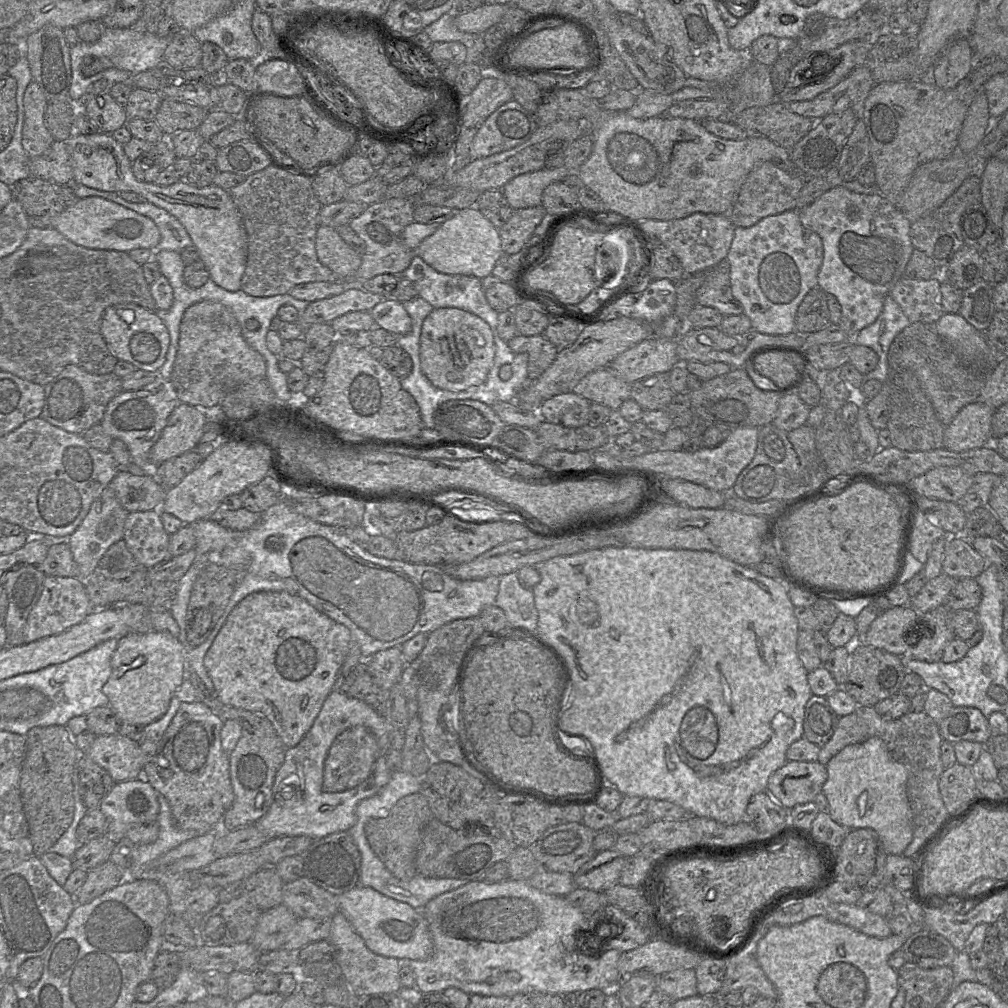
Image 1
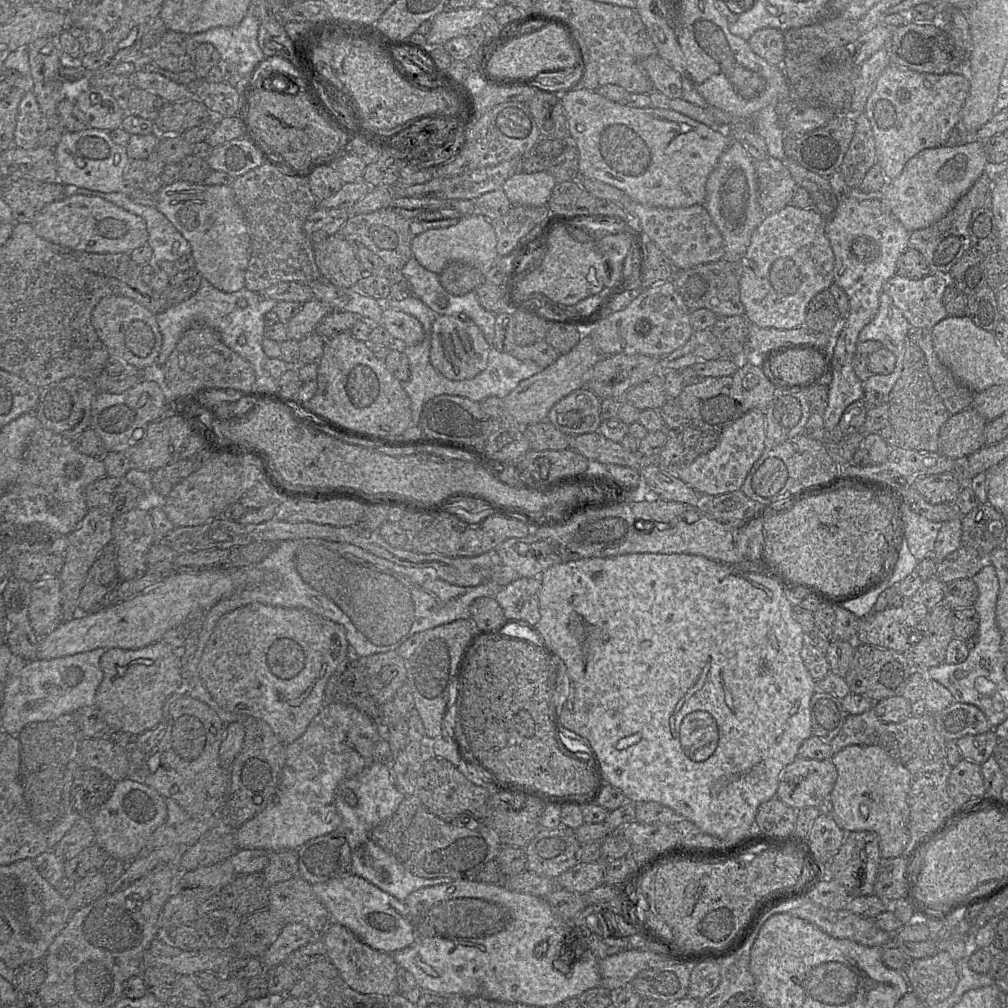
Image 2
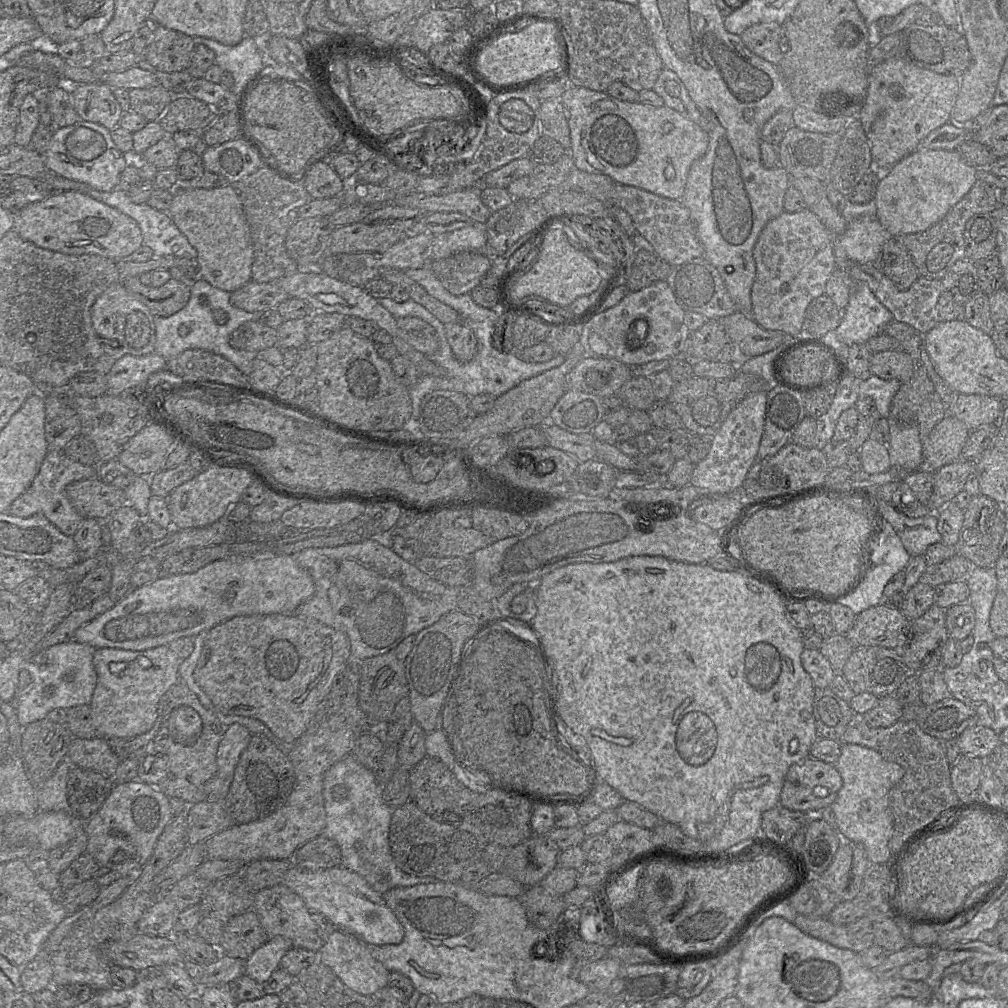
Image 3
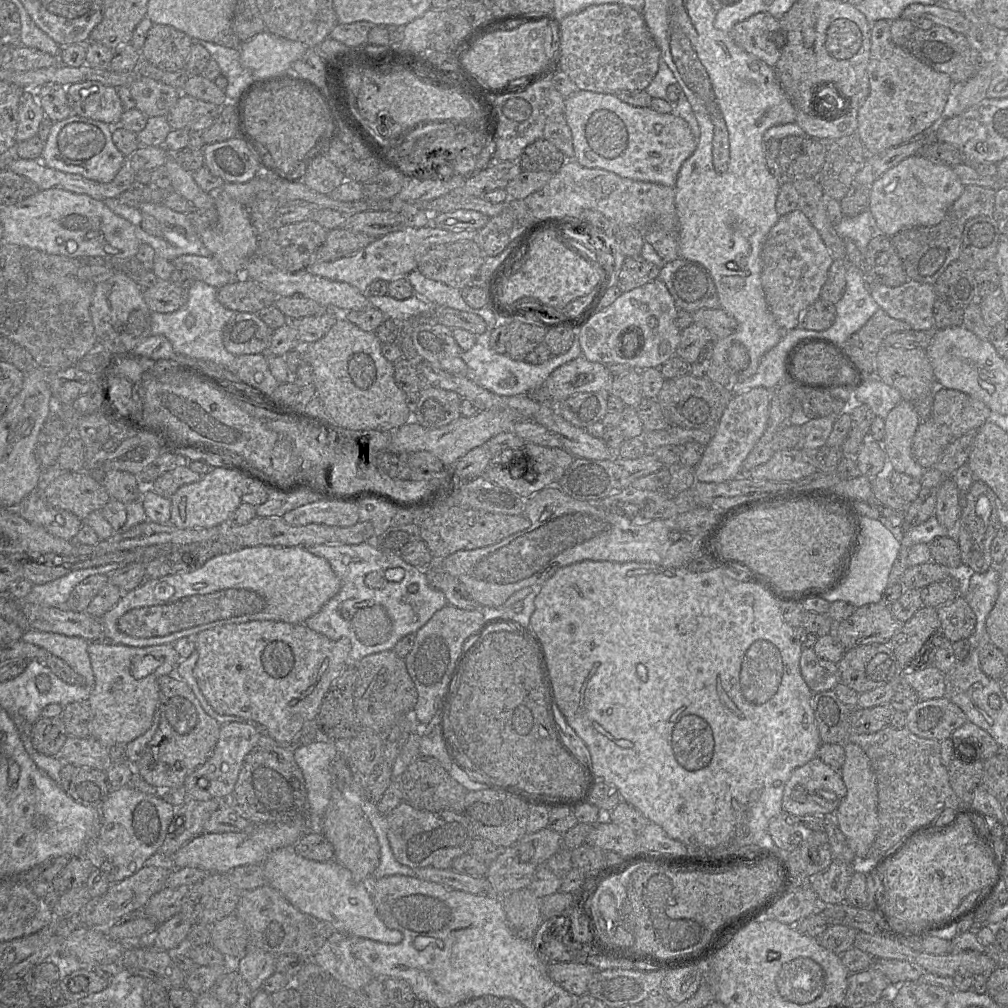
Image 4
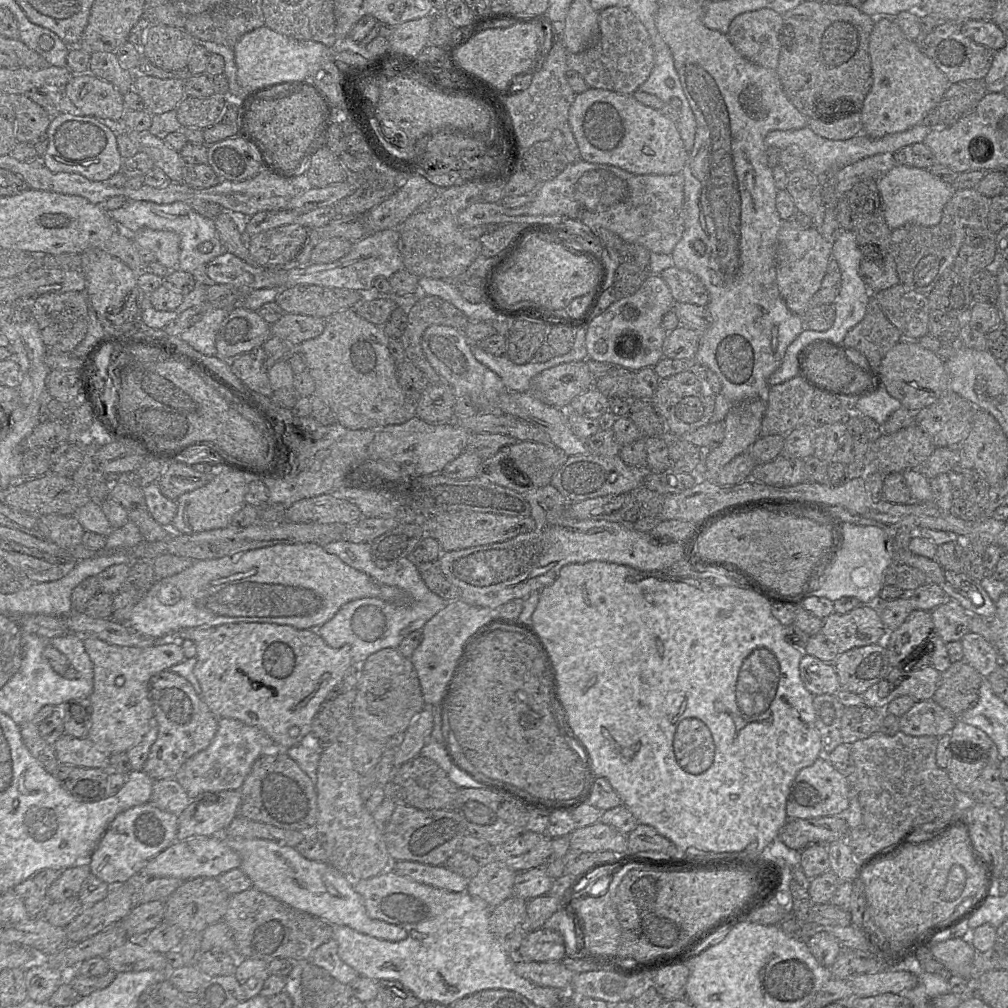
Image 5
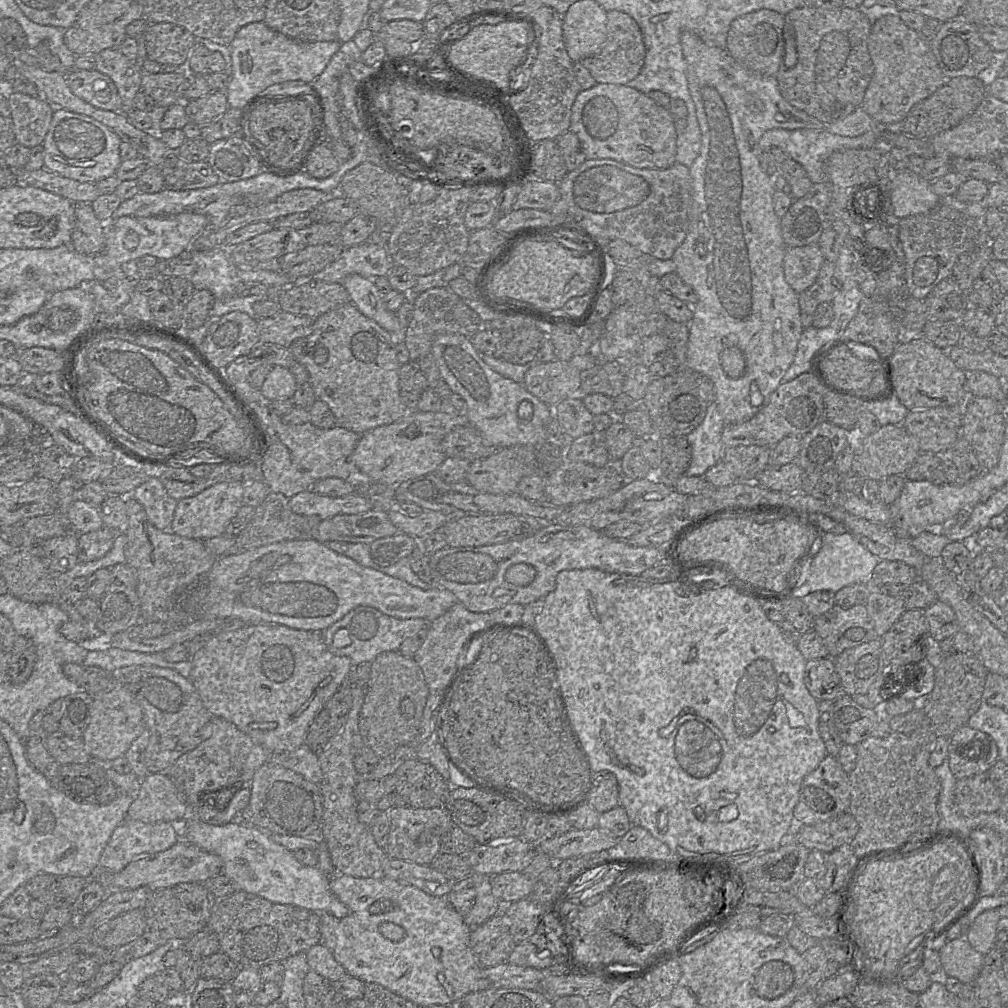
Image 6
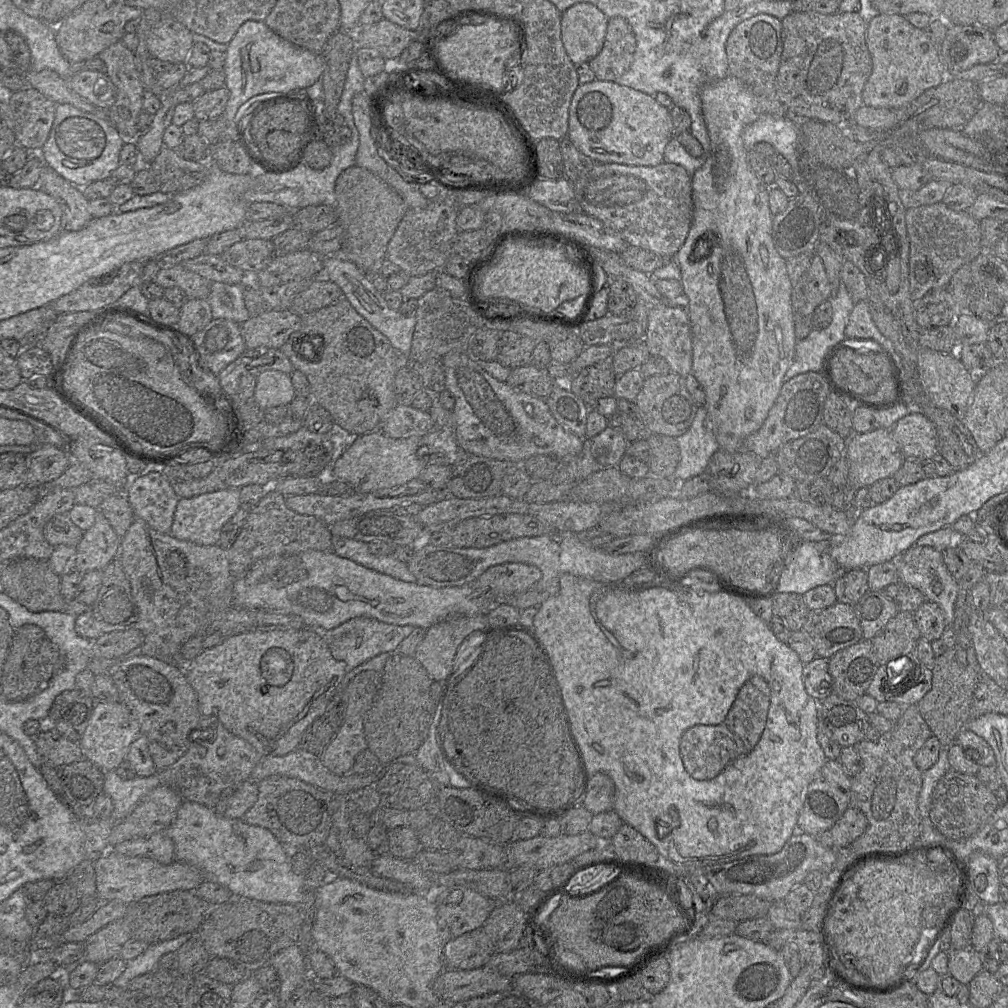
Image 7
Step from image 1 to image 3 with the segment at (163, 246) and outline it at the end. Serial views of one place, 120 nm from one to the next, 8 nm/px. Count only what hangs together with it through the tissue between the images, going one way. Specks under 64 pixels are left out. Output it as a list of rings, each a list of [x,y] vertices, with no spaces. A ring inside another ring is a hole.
[[[91,189],[85,194],[133,218],[141,229],[143,238],[142,245],[148,246],[153,250],[154,258],[174,255],[178,258],[187,258],[190,260],[196,259],[196,249],[189,243],[185,235],[181,233],[168,212],[156,210],[147,203],[135,204],[131,201],[128,193],[119,189],[114,189],[109,192],[100,192],[98,190]]]

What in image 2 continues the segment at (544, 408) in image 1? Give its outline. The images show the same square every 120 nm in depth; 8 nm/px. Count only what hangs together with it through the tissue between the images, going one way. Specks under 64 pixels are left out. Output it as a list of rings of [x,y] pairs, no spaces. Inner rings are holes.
[[[584,387],[557,402],[547,421],[569,436],[597,432],[602,422],[600,407],[601,399]]]

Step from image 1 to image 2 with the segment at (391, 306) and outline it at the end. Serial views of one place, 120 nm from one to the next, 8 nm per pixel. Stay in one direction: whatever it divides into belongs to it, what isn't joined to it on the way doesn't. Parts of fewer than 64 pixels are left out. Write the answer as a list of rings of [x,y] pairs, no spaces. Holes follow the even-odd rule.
[[[385,305],[379,325],[383,326],[398,343],[405,345],[416,345],[425,336],[419,320],[401,310],[385,307]]]

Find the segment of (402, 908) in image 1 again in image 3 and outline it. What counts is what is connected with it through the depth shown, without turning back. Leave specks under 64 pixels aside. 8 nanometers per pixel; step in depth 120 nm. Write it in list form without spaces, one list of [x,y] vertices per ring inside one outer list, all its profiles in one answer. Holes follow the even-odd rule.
[[[291,866],[285,873],[281,884],[300,896],[309,910],[322,915],[336,929],[348,931],[367,945],[398,945],[404,938],[404,929],[392,911],[386,906],[383,896],[374,891],[363,877],[342,866],[316,872]]]

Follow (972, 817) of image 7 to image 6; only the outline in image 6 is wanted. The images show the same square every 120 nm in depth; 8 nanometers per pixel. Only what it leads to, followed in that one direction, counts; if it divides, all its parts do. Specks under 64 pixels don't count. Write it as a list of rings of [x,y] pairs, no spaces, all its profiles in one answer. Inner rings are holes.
[[[987,771],[956,780],[953,790],[954,811],[964,817],[997,813],[1002,797]]]

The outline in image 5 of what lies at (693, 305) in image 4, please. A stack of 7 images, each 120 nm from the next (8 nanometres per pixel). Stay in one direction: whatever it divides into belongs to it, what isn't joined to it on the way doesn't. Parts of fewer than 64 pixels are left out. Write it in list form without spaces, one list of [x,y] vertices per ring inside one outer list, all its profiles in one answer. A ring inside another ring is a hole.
[[[672,266],[662,271],[660,276],[669,287],[675,302],[708,305],[708,291],[696,275]]]

